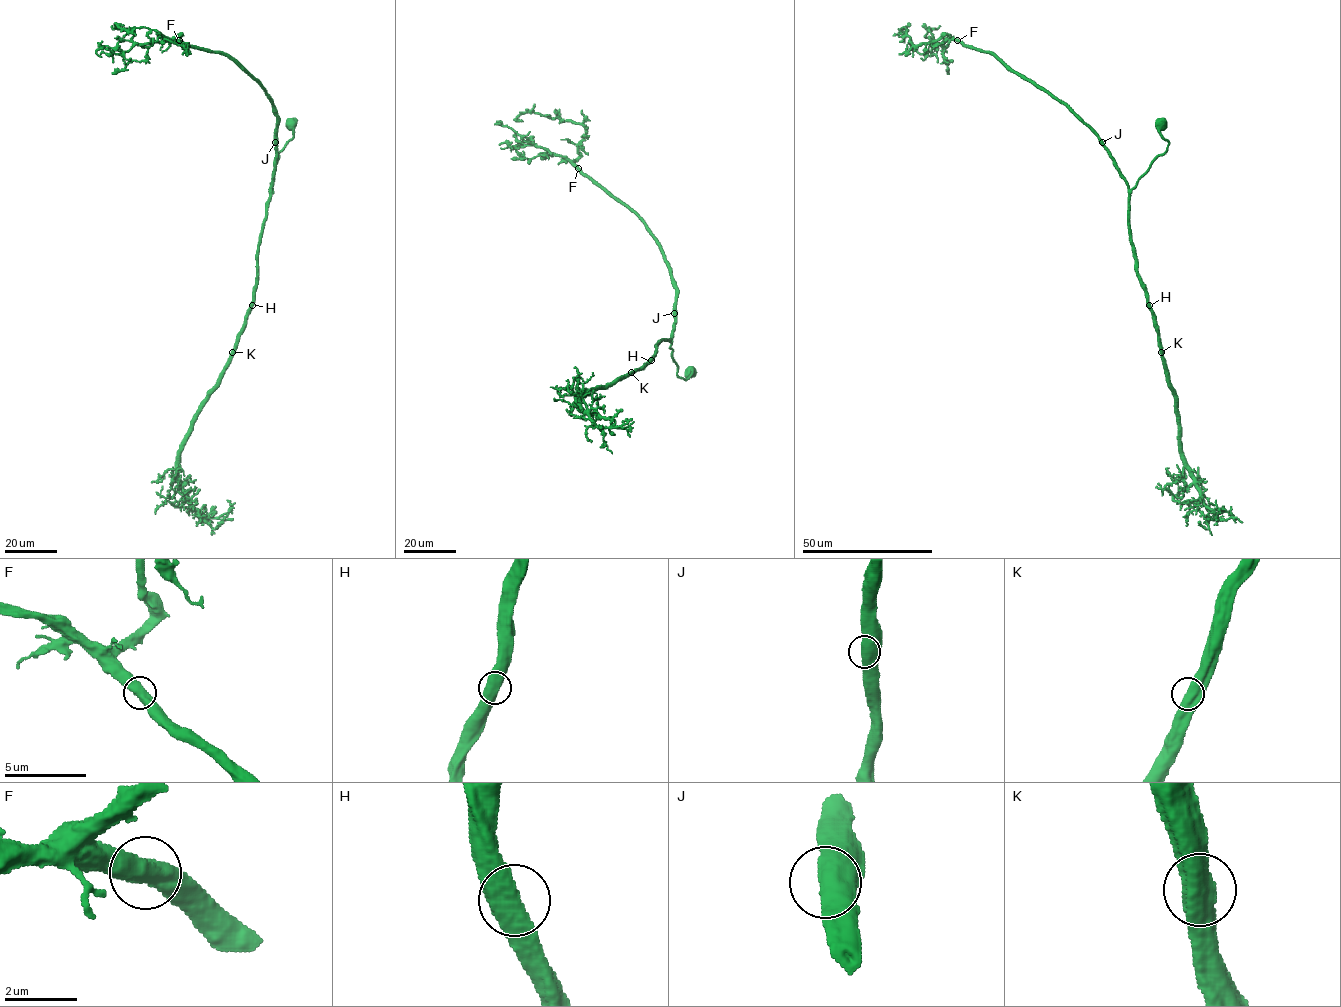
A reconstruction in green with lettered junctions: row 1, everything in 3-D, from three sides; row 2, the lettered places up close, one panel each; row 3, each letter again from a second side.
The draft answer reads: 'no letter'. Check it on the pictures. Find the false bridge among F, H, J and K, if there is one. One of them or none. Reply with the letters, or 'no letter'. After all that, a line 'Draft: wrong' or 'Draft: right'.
no letter
Draft: right

